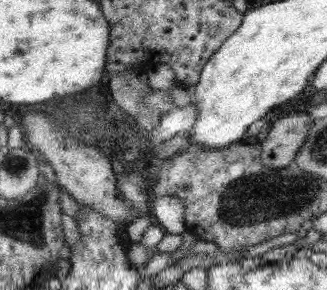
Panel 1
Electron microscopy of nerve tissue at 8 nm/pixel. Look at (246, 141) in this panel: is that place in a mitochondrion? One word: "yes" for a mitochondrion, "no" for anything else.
no

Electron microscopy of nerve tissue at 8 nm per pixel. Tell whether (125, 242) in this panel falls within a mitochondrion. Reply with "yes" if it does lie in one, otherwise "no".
no

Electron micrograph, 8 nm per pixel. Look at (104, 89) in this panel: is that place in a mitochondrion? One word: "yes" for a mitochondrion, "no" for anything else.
no

